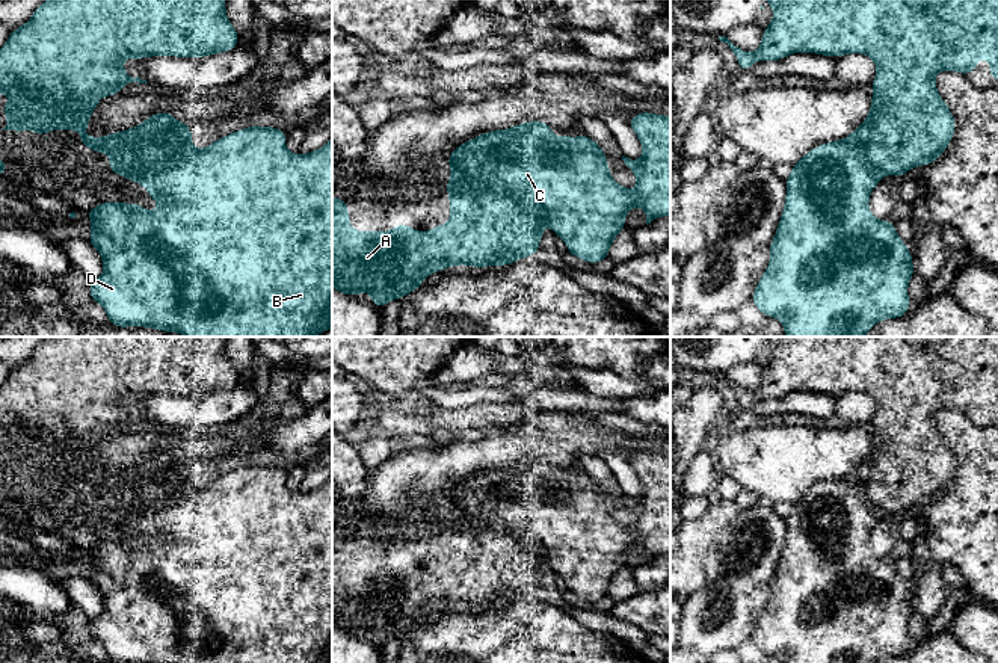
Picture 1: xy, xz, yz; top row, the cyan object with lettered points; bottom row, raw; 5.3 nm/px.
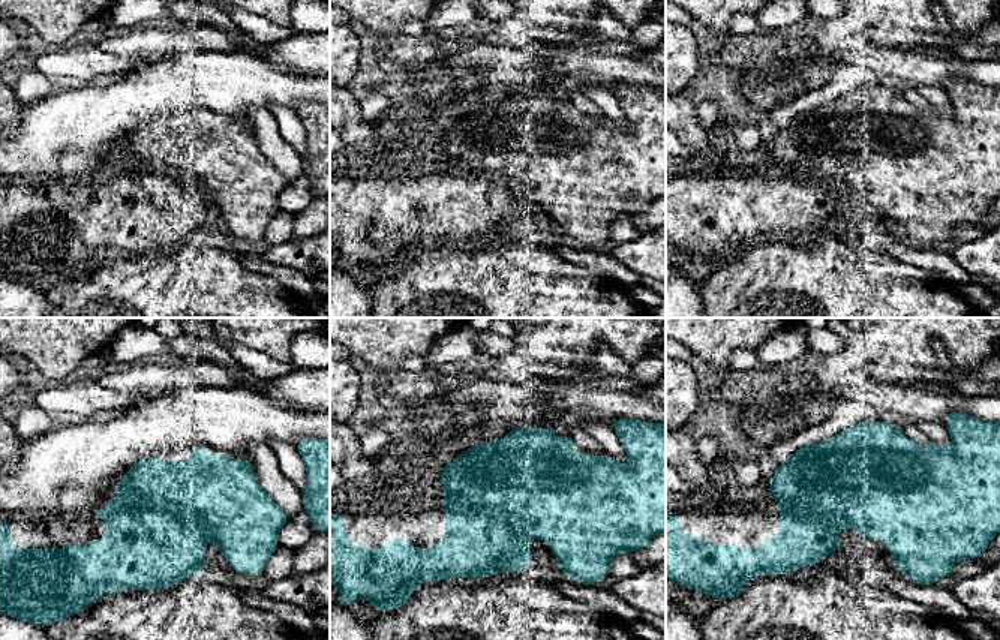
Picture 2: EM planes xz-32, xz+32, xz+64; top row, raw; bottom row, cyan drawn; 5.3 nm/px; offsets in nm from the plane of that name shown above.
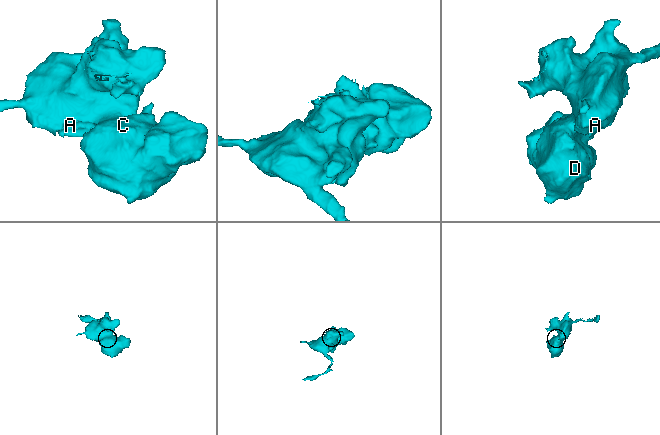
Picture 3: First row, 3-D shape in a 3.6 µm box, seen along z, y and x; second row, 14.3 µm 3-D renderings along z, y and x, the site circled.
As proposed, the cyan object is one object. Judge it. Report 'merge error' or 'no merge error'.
merge error

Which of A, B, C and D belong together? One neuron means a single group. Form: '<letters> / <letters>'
A / B C D

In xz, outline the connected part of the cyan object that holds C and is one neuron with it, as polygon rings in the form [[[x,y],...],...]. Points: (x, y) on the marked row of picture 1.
[[[639,112],[627,121],[643,146],[639,162],[622,156],[637,178],[637,187],[628,190],[610,175],[607,156],[589,136],[553,136],[544,121],[528,121],[507,130],[492,130],[464,142],[447,157],[454,175],[456,193],[467,201],[476,195],[494,195],[498,201],[524,202],[536,211],[566,242],[572,257],[587,263],[608,258],[608,249],[625,228],[625,214],[640,205],[646,225],[661,216],[670,216],[670,116]]]

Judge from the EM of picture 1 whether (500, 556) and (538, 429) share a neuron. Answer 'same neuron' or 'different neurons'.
different neurons

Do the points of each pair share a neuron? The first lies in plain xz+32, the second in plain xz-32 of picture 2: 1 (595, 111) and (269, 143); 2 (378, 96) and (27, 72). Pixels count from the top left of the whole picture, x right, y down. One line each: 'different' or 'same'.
1: same
2: same

